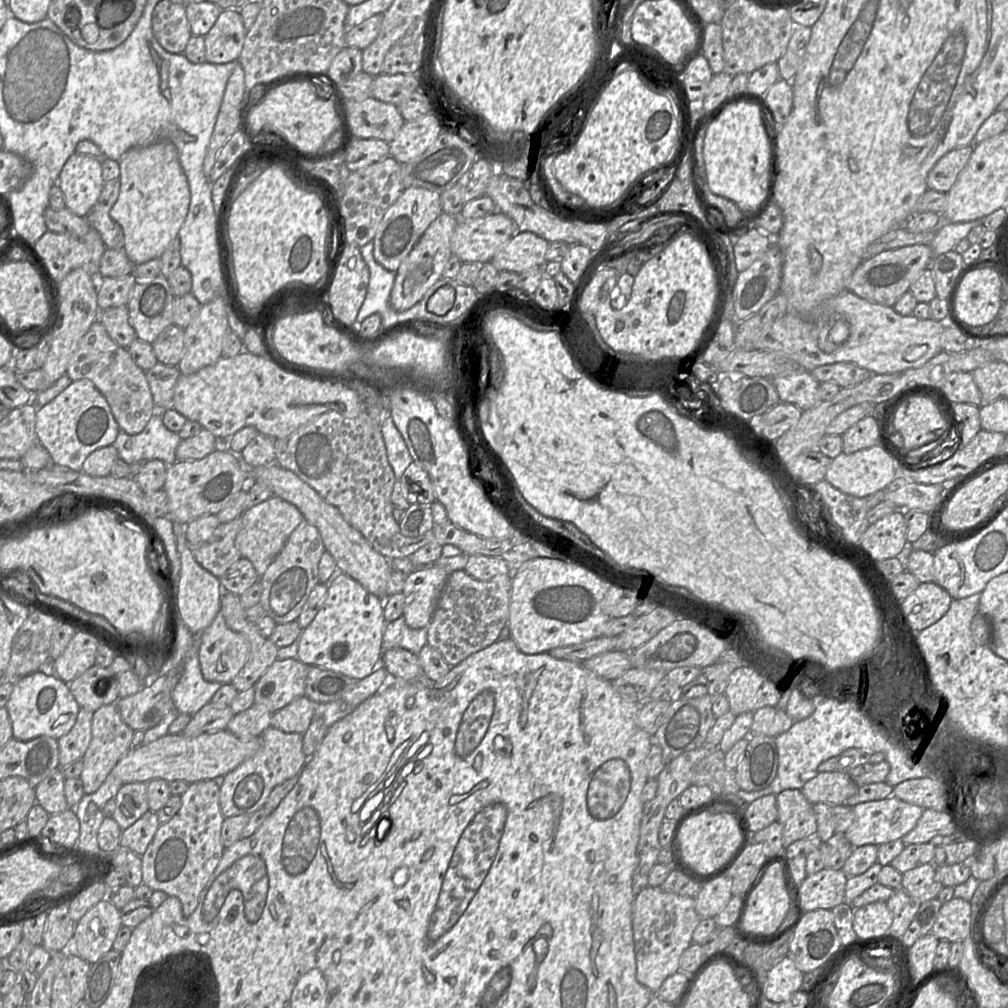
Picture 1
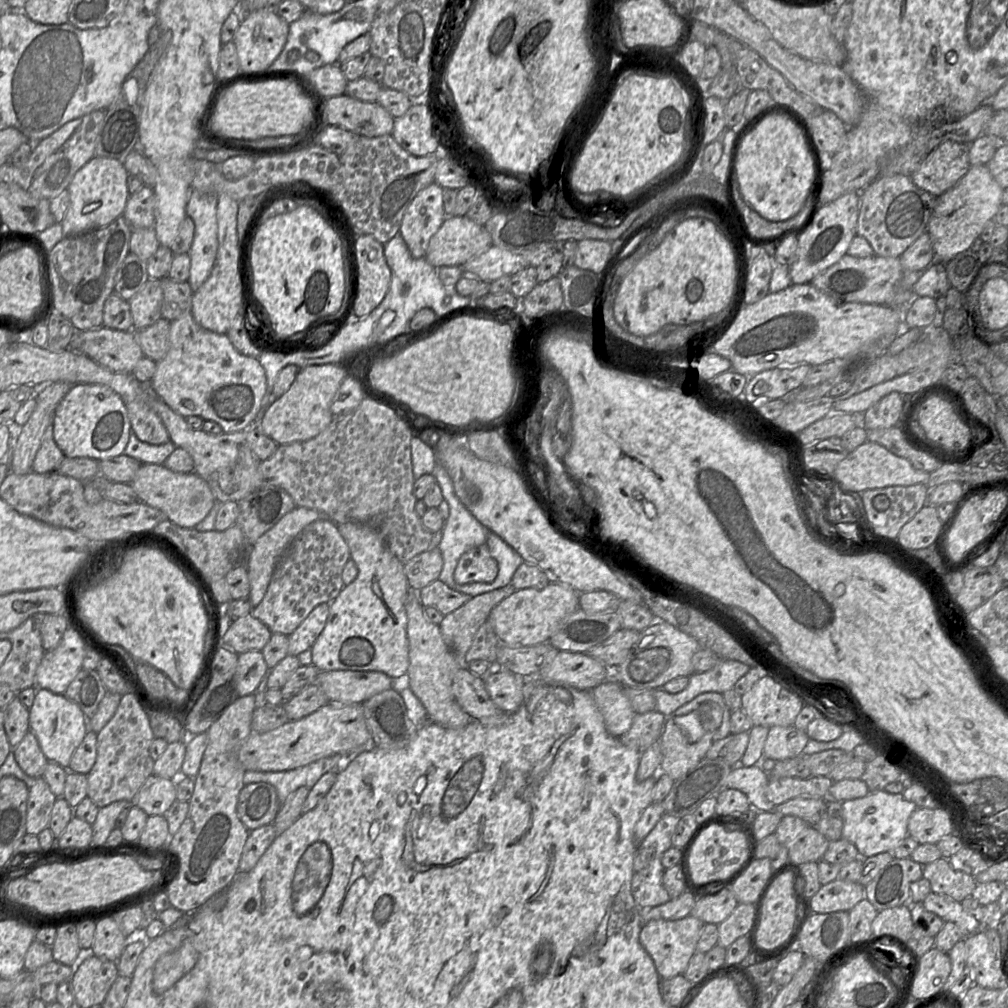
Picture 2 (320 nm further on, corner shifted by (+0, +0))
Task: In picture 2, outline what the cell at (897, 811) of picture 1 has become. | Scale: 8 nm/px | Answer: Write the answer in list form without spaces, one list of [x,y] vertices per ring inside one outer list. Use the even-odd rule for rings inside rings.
[[[885,790],[869,792],[868,795],[841,802],[843,813],[842,839],[852,843],[861,858],[879,853],[891,852],[908,836],[908,820],[918,808],[901,794],[888,793]]]

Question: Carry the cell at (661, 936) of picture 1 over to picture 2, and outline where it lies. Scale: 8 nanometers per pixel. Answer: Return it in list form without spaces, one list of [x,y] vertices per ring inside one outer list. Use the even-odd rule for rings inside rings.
[[[692,915],[678,920],[651,920],[643,924],[639,941],[652,959],[660,979],[683,975],[688,963],[697,951],[697,942],[704,923]]]

